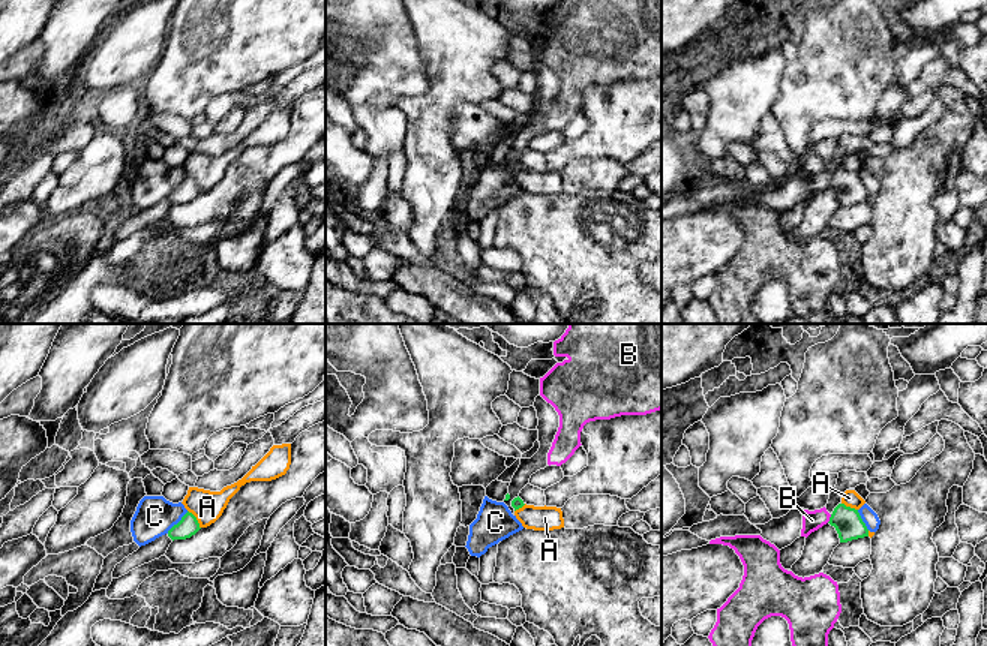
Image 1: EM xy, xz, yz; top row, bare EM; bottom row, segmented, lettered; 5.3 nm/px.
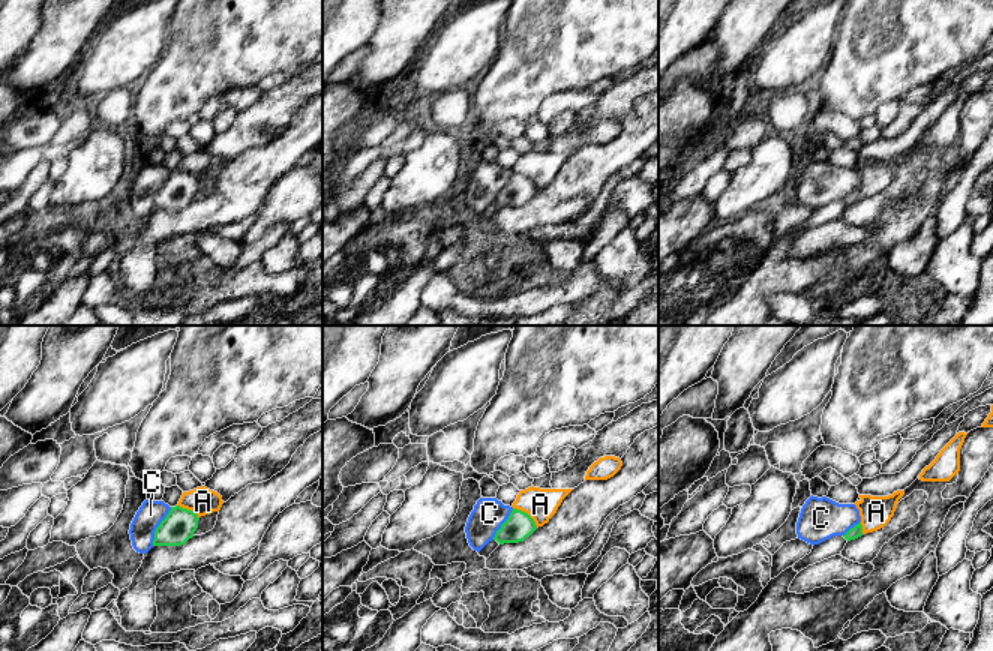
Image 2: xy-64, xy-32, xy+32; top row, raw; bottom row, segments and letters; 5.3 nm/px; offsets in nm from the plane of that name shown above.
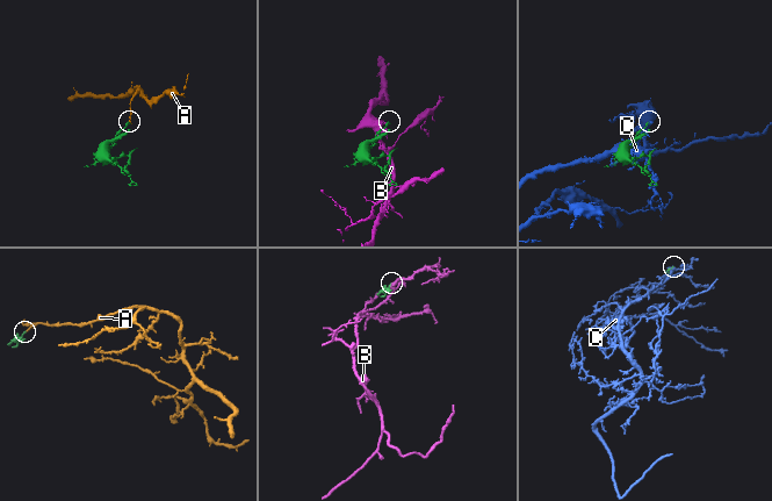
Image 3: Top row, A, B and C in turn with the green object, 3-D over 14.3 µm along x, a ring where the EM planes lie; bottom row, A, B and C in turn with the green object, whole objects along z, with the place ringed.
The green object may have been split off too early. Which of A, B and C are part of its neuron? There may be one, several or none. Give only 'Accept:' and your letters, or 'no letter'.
Accept: no letter

